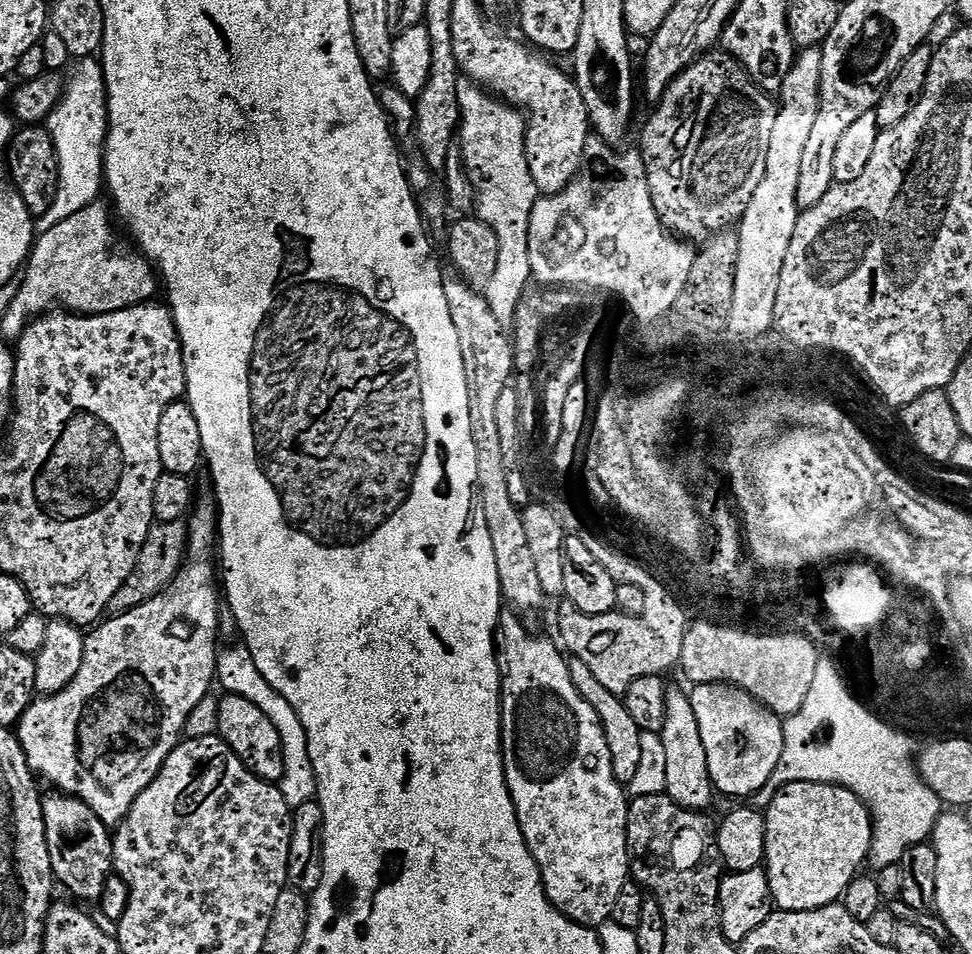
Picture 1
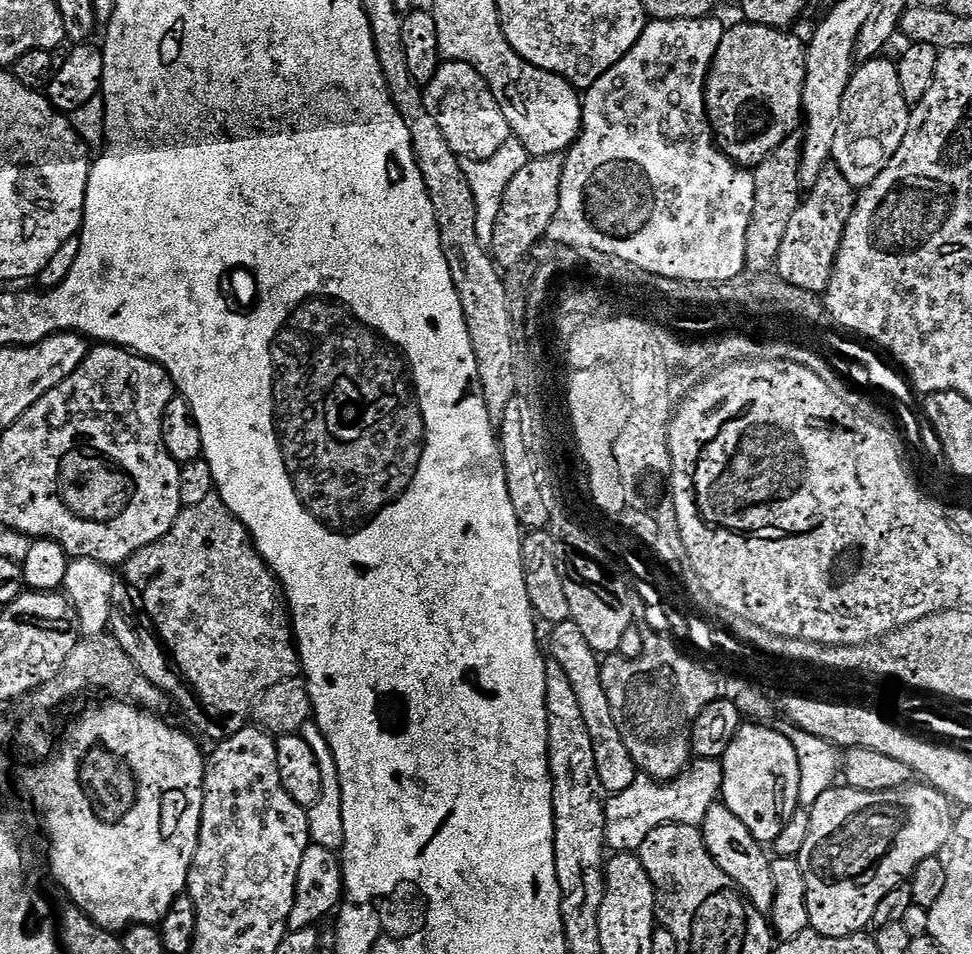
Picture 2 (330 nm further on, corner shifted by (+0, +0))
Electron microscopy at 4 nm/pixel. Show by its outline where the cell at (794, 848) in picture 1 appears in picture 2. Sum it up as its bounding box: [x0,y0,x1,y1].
[799,782,953,938]

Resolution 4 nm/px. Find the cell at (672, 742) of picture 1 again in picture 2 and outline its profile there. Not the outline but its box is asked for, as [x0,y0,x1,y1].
[702,802,774,913]

